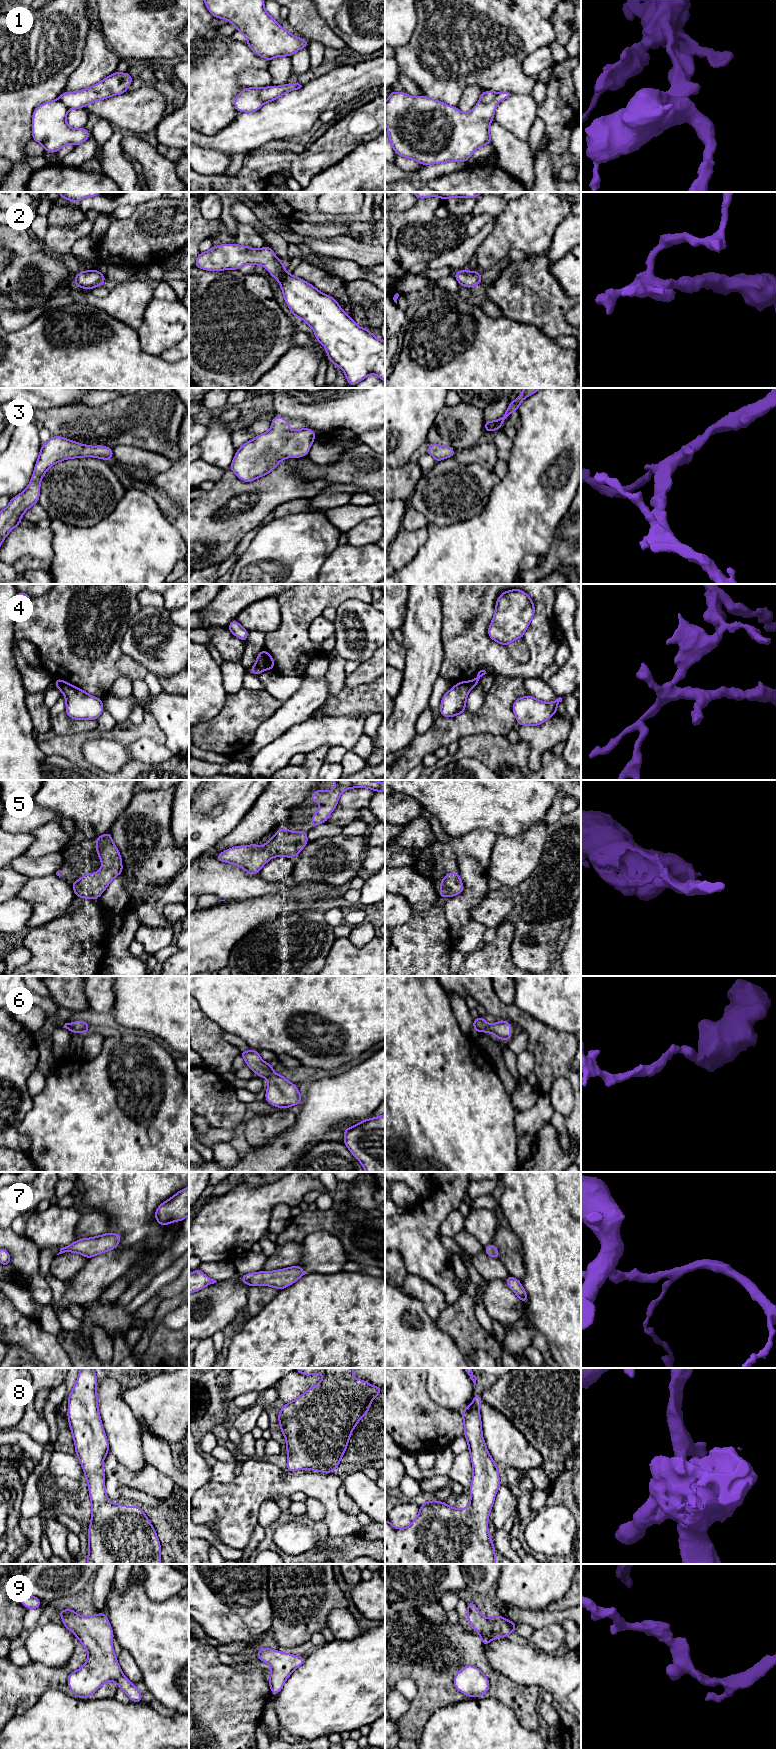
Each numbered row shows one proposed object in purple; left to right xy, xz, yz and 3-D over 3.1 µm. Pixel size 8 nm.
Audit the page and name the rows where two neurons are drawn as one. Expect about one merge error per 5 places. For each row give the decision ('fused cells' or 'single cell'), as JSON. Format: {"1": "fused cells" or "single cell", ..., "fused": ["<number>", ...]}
{"1": "fused cells", "2": "single cell", "3": "single cell", "4": "fused cells", "5": "single cell", "6": "single cell", "7": "single cell", "8": "single cell", "9": "single cell", "fused": ["1", "4"]}

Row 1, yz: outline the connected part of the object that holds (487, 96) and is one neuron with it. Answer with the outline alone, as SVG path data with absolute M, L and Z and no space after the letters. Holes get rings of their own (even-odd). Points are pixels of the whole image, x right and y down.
M484 91L481 93L479 97L479 102L480 103L489 103L495 98L496 95L497 93L494 91Z

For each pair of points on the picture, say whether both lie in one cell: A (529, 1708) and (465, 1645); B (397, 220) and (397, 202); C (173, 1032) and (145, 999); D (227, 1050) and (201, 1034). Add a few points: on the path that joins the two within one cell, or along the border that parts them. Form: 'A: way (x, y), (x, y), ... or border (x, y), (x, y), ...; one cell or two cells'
A: way (513, 1695), (480, 1661); one cell
B: border (416, 202), (404, 210), (395, 211); two cells
C: way (170, 1024), (153, 1007); one cell
D: way (221, 1050), (217, 1050), (207, 1040); one cell

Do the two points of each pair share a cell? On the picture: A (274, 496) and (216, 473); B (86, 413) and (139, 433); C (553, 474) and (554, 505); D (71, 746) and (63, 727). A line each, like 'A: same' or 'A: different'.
A: different
B: same
C: same
D: different

